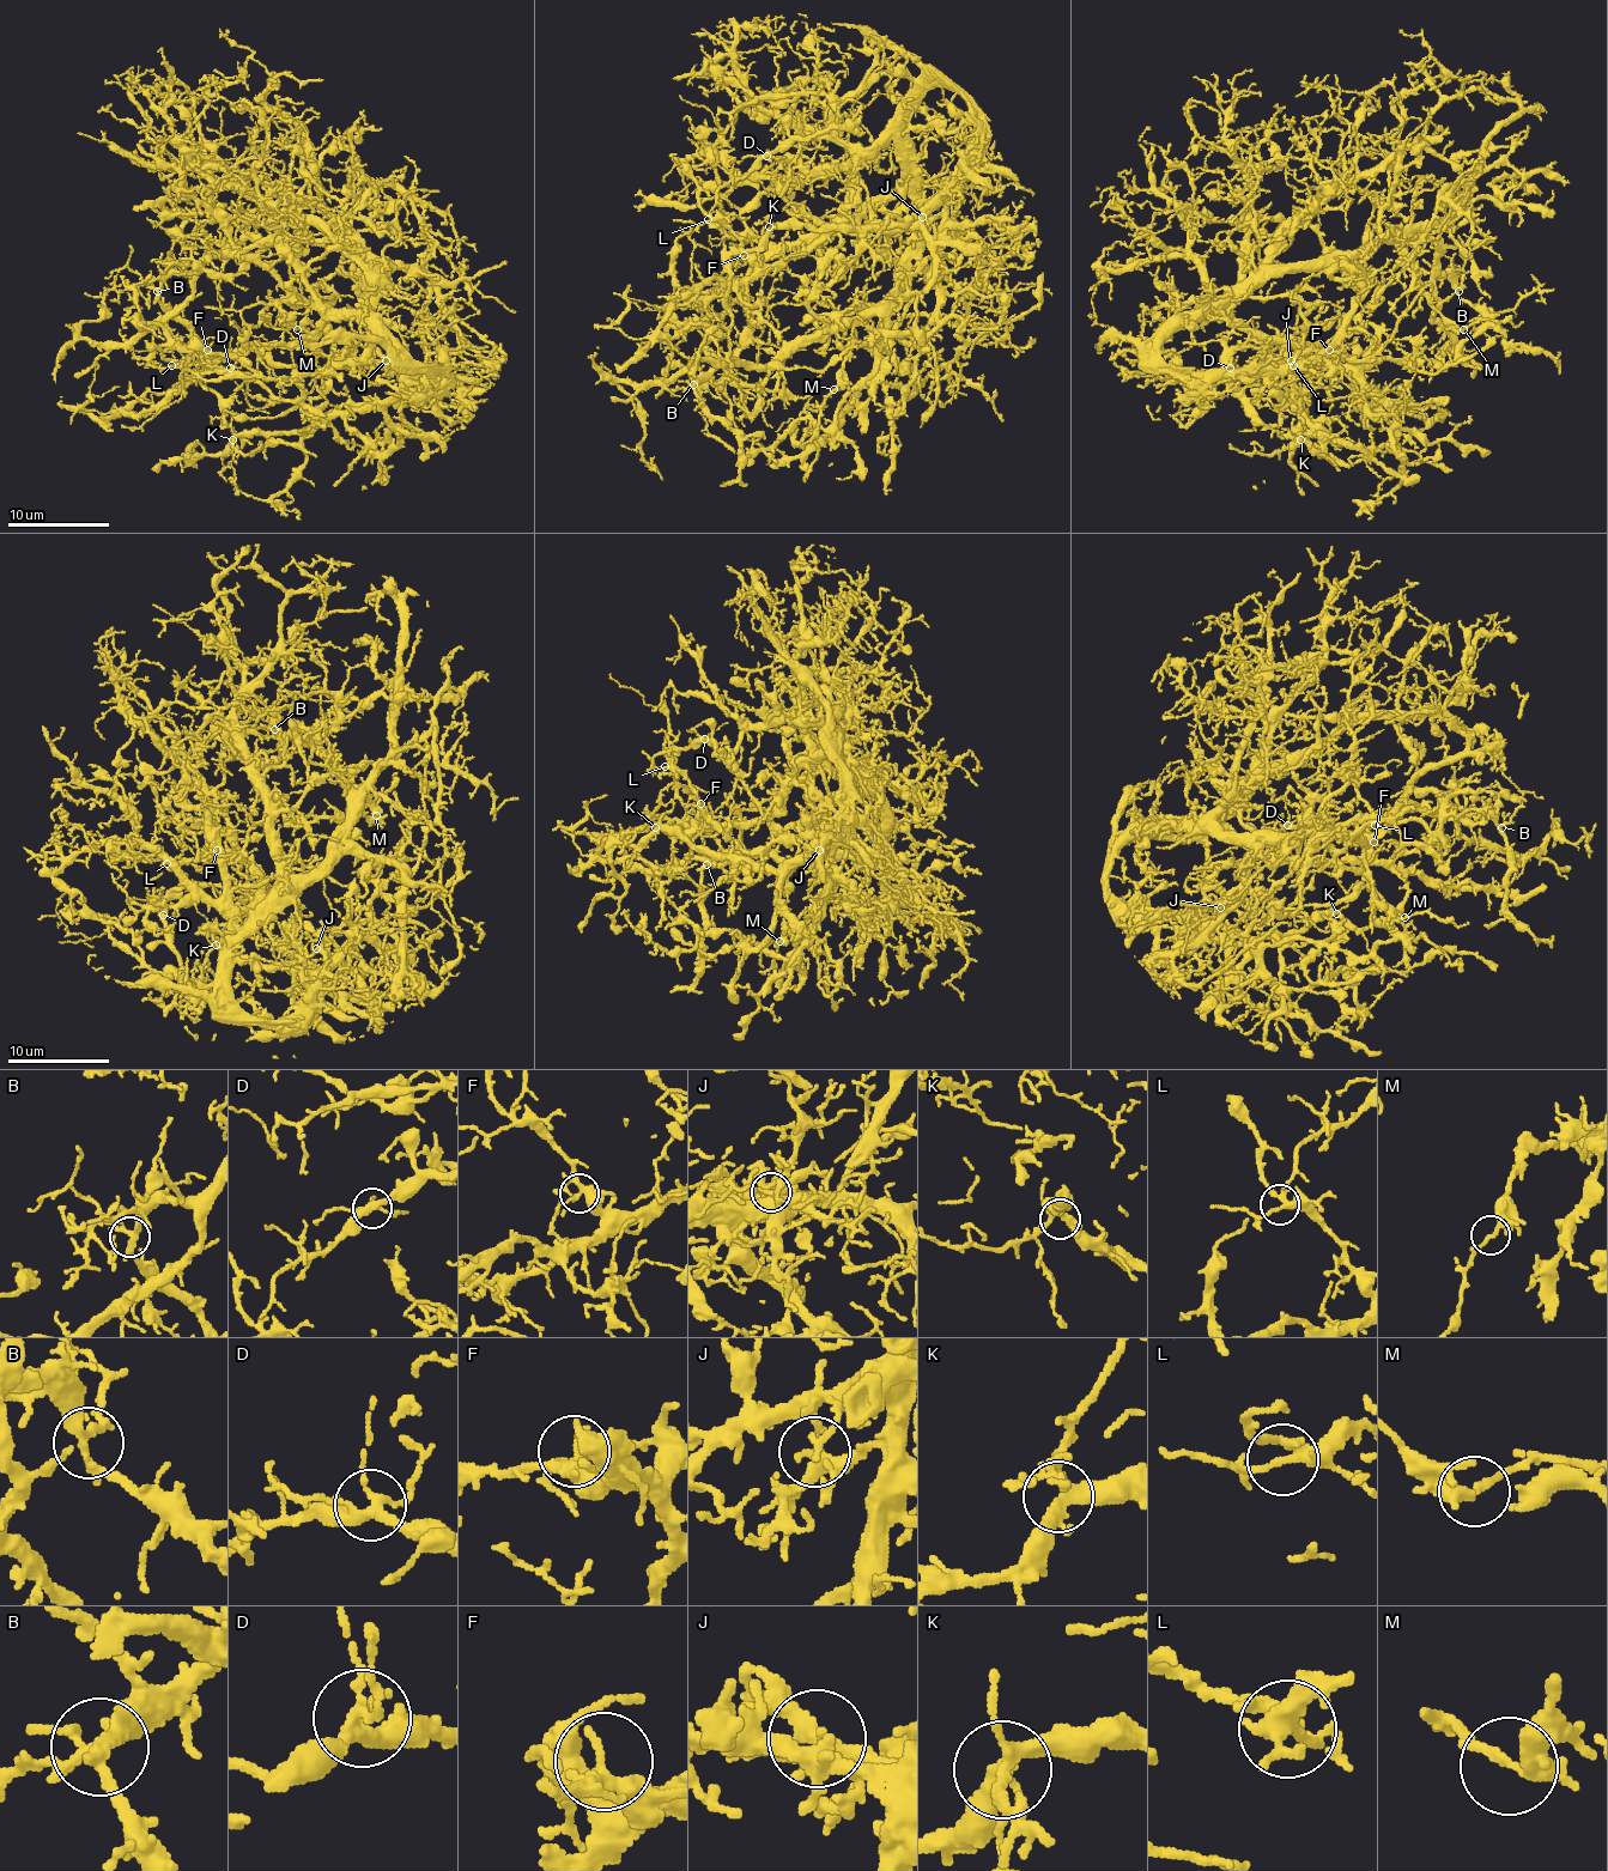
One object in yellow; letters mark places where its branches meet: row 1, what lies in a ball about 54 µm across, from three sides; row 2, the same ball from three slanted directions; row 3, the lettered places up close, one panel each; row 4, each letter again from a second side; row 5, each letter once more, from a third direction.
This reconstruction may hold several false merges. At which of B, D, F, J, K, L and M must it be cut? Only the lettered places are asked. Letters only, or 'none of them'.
none of them

